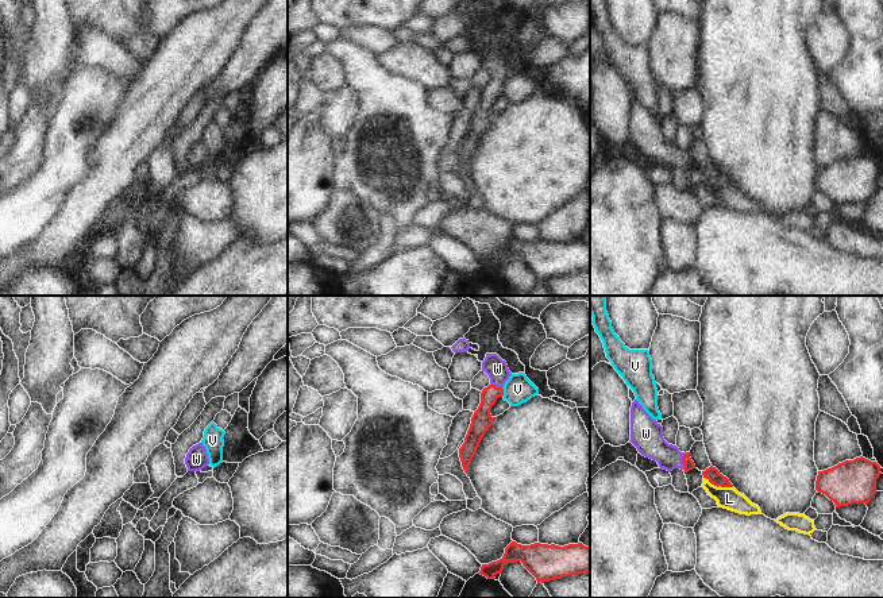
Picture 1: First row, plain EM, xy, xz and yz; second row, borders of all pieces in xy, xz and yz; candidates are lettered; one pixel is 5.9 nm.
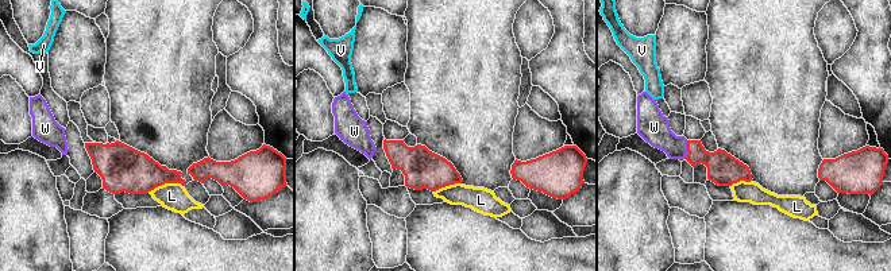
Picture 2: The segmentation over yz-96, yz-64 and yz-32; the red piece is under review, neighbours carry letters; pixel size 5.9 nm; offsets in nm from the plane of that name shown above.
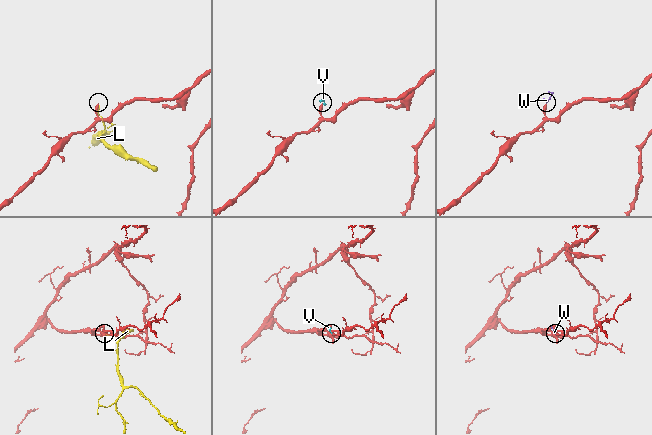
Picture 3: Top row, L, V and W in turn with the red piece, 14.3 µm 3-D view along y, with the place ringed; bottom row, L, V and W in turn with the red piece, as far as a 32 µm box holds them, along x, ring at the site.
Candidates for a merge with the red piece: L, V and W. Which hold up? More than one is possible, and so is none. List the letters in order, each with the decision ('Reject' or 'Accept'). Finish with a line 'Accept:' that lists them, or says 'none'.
L: Reject
V: Reject
W: Accept
Accept: W.

